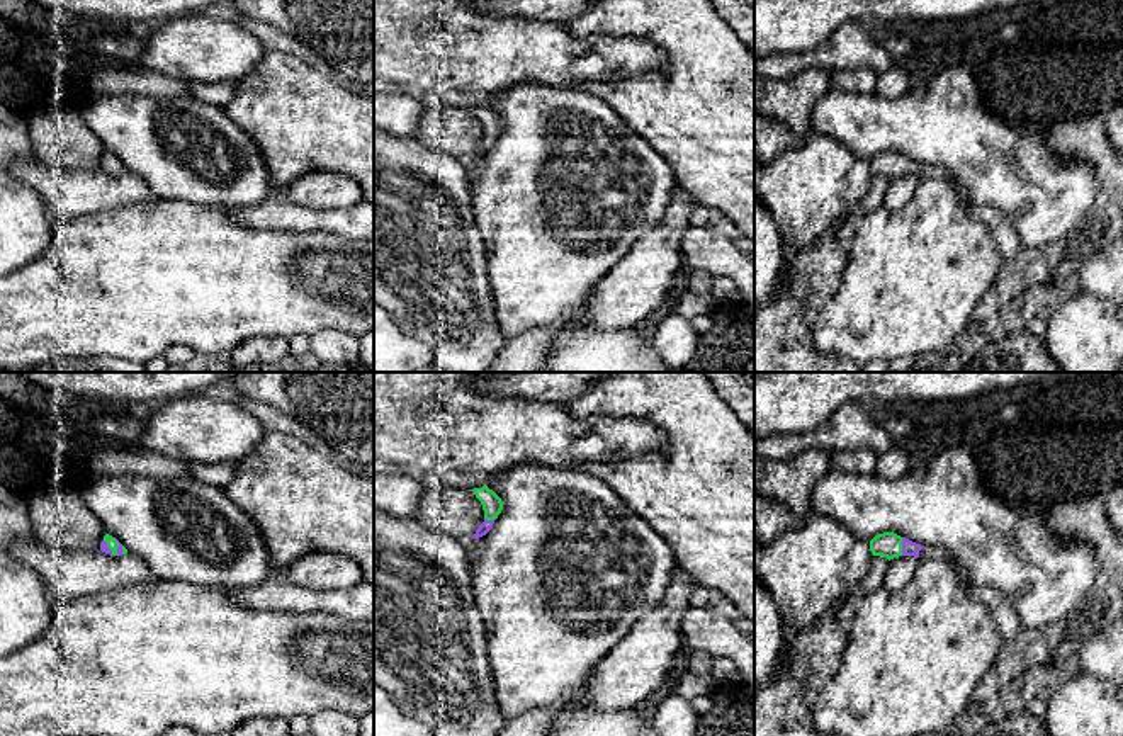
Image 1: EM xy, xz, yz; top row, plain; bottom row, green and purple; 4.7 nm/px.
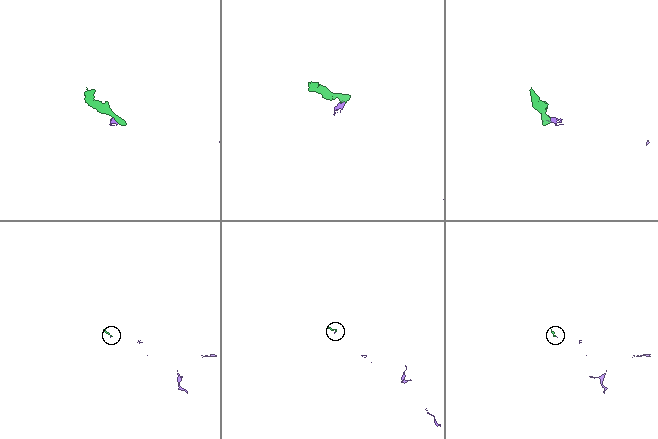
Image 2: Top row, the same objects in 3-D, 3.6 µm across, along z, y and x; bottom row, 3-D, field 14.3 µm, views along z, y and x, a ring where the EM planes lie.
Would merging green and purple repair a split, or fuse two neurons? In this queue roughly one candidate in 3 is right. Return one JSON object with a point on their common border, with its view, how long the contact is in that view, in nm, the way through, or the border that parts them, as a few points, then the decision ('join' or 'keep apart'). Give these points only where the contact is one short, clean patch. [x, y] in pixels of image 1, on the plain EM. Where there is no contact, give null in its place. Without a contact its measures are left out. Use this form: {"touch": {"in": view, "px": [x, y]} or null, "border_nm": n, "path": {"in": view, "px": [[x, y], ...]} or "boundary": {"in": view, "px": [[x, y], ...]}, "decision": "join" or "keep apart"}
{"touch": {"in": "yz", "px": [901, 165]}, "border_nm": 90, "path": {"in": "yz", "px": [[887, 164], [901, 165], [909, 167]]}, "decision": "join"}

